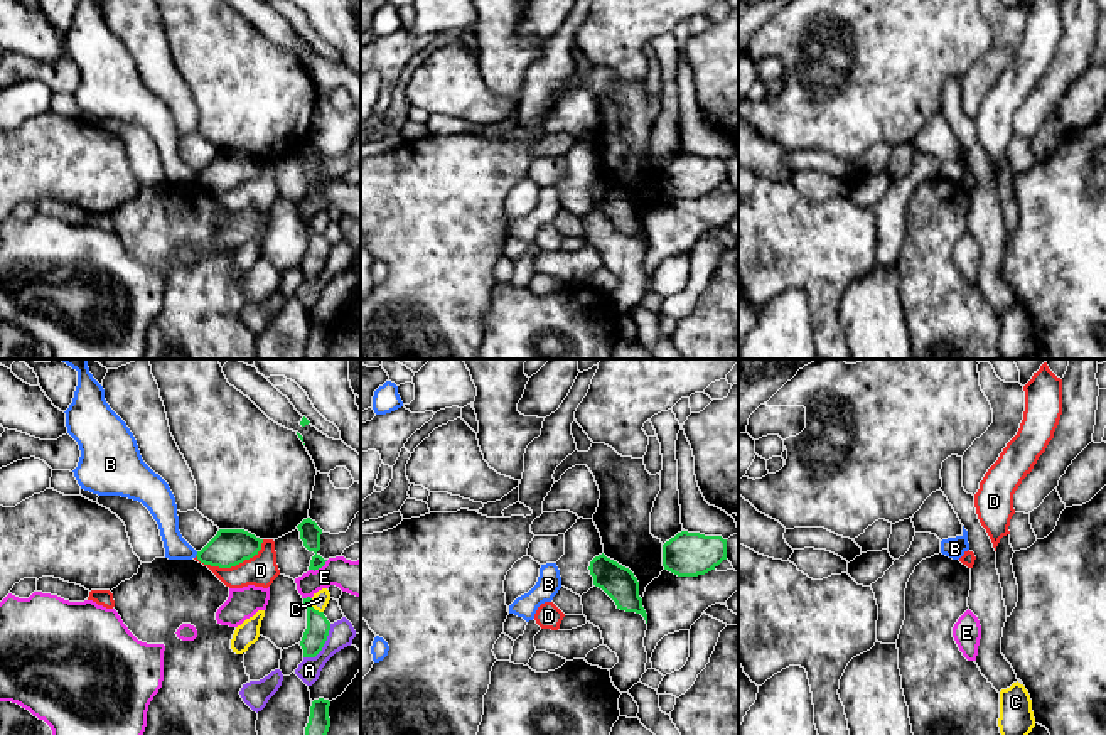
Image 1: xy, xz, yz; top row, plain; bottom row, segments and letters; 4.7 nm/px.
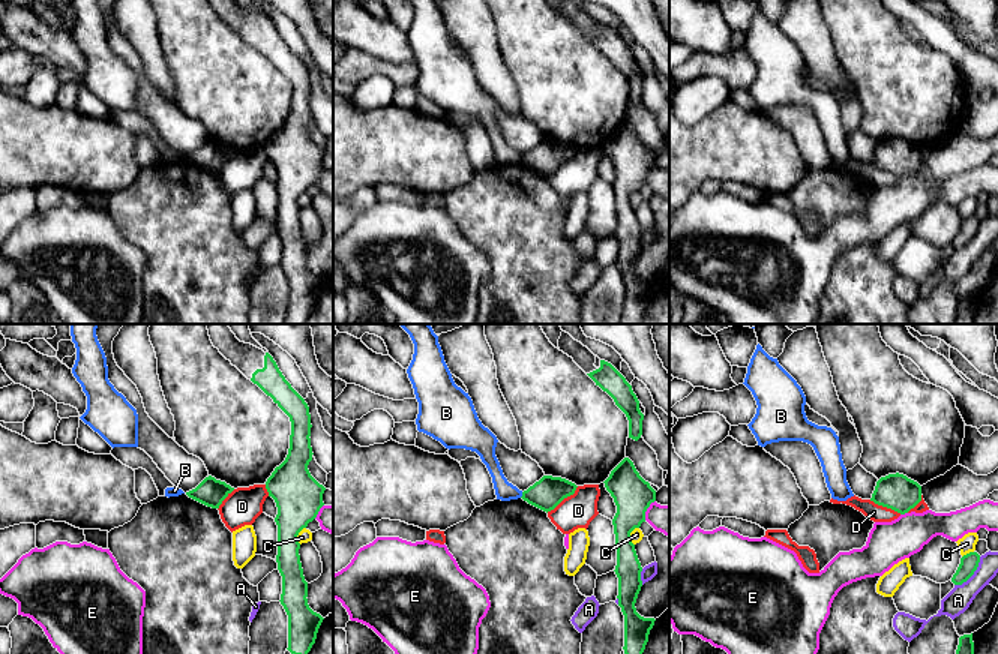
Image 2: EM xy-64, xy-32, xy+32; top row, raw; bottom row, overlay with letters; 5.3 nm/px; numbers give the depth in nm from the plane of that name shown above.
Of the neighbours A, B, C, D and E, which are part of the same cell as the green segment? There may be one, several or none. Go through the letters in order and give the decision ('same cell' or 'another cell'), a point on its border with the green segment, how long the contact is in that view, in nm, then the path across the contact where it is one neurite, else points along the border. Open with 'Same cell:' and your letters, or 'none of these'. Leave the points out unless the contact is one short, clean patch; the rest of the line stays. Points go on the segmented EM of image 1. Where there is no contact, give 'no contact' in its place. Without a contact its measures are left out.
Same cell: none of these
A: another cell; meets green in xy at (322, 646); contact 220 nm long; border along xy (331, 624), (324, 646), (314, 656), (304, 658)
B: another cell; meets green in xy at (198, 553); contact 30 nm long; border along xy (198, 552), (194, 555)
C: another cell; meets green in xy at (312, 607); contact 90 nm long
D: another cell; meets green in xy at (231, 565); contact 340 nm long; border along xy (263, 540), (252, 557), (230, 567), (211, 567), (196, 558)
E: another cell; meets green in xy at (317, 568); contact 110 nm long

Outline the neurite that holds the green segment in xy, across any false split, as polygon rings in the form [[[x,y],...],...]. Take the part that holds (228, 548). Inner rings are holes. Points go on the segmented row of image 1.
[[[219,529],[196,556],[204,565],[231,568],[258,555],[261,543],[244,529]]]

